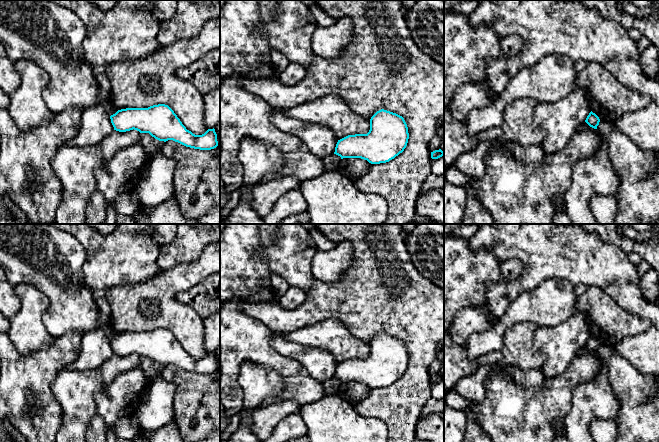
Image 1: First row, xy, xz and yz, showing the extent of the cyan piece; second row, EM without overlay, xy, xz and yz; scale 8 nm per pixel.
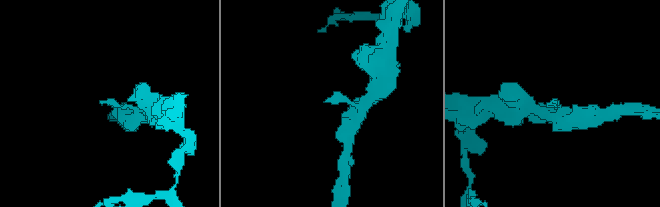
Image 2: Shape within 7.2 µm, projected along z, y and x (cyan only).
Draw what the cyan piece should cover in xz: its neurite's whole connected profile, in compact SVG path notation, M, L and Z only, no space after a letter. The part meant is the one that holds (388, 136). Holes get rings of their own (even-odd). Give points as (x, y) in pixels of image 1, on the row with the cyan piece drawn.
M381 109L370 119L367 134L348 135L338 140L334 154L343 158L361 158L371 164L386 163L404 151L409 139L404 118Z

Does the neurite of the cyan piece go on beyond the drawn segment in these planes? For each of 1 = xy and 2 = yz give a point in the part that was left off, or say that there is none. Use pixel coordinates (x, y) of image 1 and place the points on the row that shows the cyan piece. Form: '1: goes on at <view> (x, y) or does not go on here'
1: does not go on here
2: does not go on here

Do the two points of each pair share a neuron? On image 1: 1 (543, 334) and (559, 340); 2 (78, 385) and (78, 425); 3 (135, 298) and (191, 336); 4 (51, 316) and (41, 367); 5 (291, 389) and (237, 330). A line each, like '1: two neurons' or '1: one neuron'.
1: one neuron
2: one neuron
3: one neuron
4: two neurons
5: one neuron

